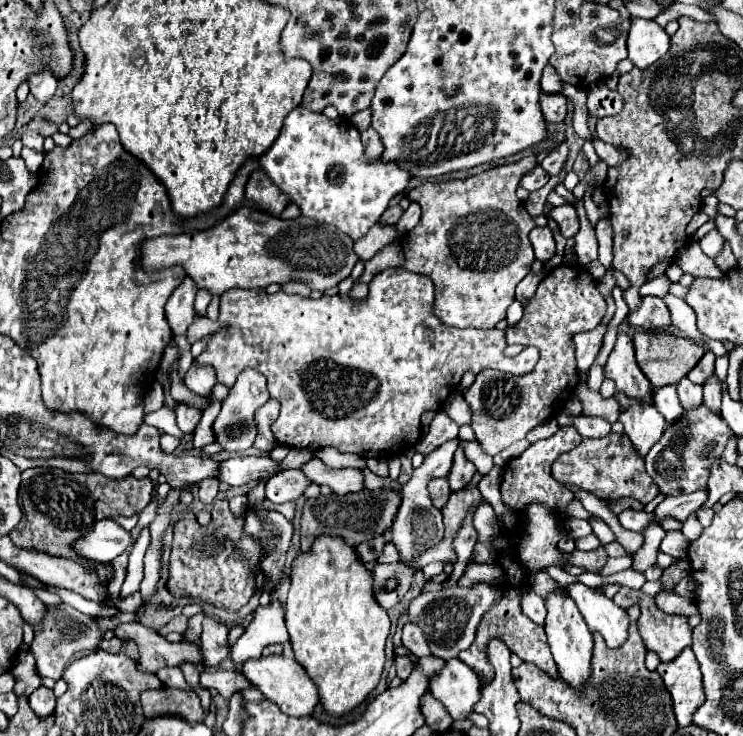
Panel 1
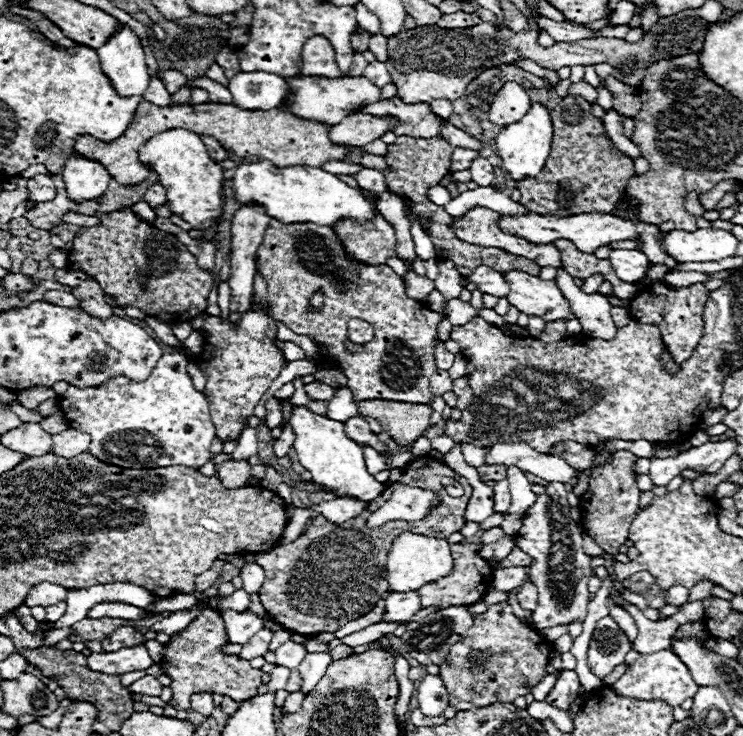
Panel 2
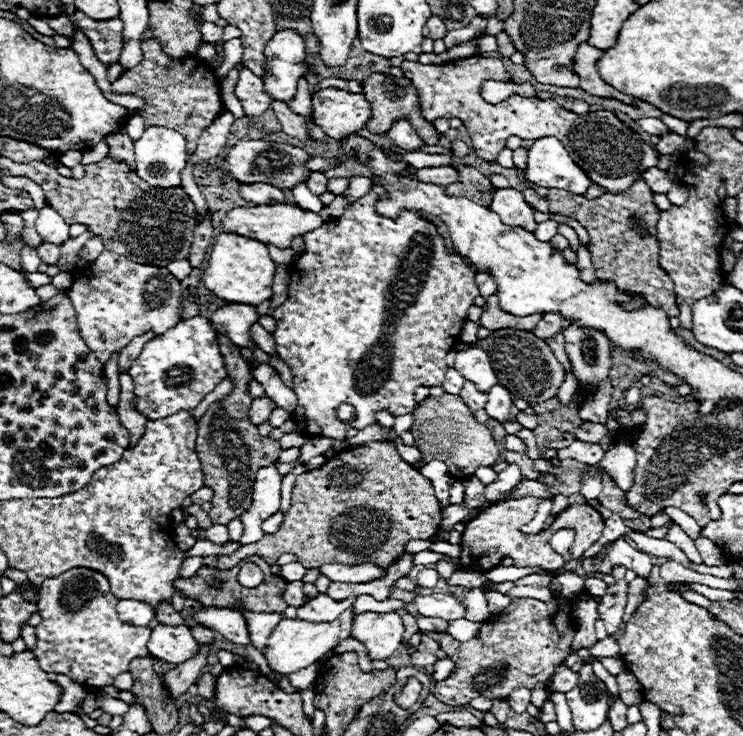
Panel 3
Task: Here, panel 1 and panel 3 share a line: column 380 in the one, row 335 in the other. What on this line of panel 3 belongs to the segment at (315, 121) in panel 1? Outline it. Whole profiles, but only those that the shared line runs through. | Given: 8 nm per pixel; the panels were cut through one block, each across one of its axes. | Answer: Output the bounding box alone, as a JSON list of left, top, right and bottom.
[130,316,226,420]

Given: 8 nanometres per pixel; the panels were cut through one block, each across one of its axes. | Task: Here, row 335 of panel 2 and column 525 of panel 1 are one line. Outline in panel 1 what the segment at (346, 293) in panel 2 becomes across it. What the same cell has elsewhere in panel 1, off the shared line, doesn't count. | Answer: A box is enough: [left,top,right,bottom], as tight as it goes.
[464,264,606,456]

